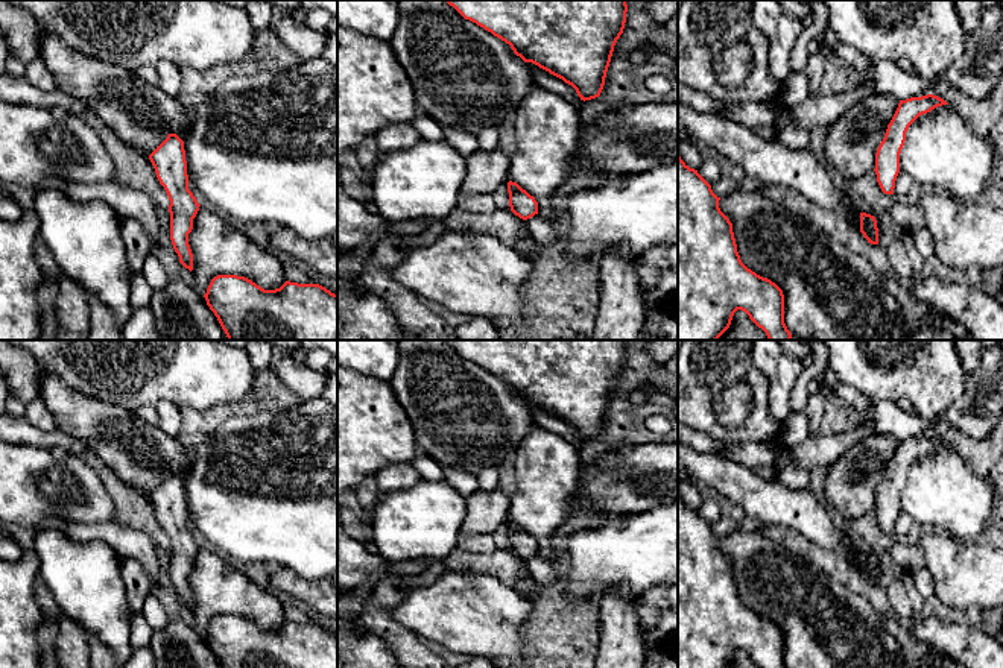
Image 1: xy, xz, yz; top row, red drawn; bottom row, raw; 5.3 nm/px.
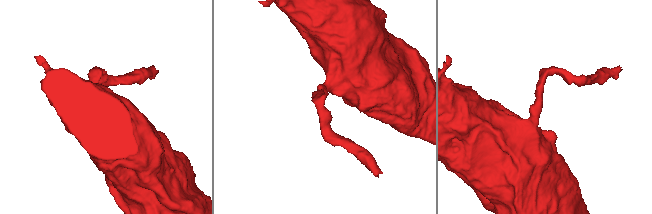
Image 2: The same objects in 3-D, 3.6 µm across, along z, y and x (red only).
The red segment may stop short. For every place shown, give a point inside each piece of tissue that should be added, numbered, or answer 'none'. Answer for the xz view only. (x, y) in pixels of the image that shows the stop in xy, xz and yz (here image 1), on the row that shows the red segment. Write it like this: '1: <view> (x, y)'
none

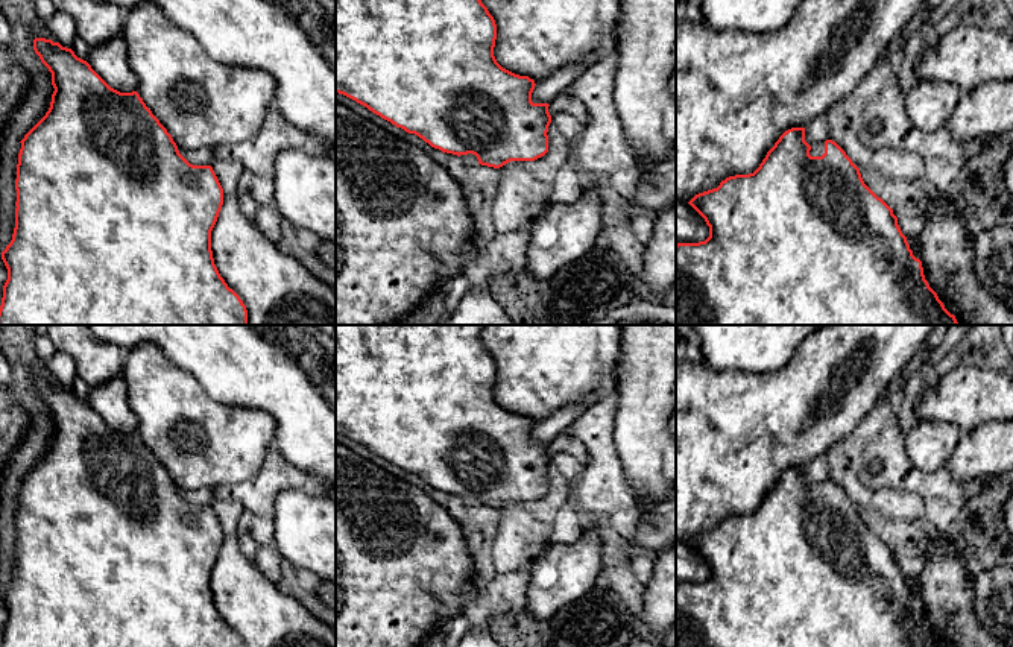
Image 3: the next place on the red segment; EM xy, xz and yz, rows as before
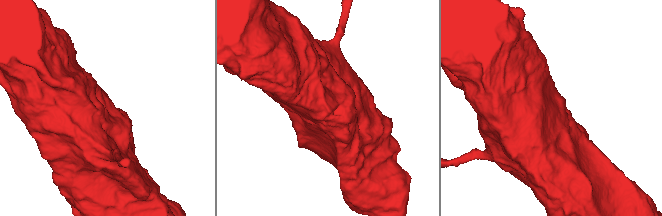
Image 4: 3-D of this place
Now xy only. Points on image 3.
none

